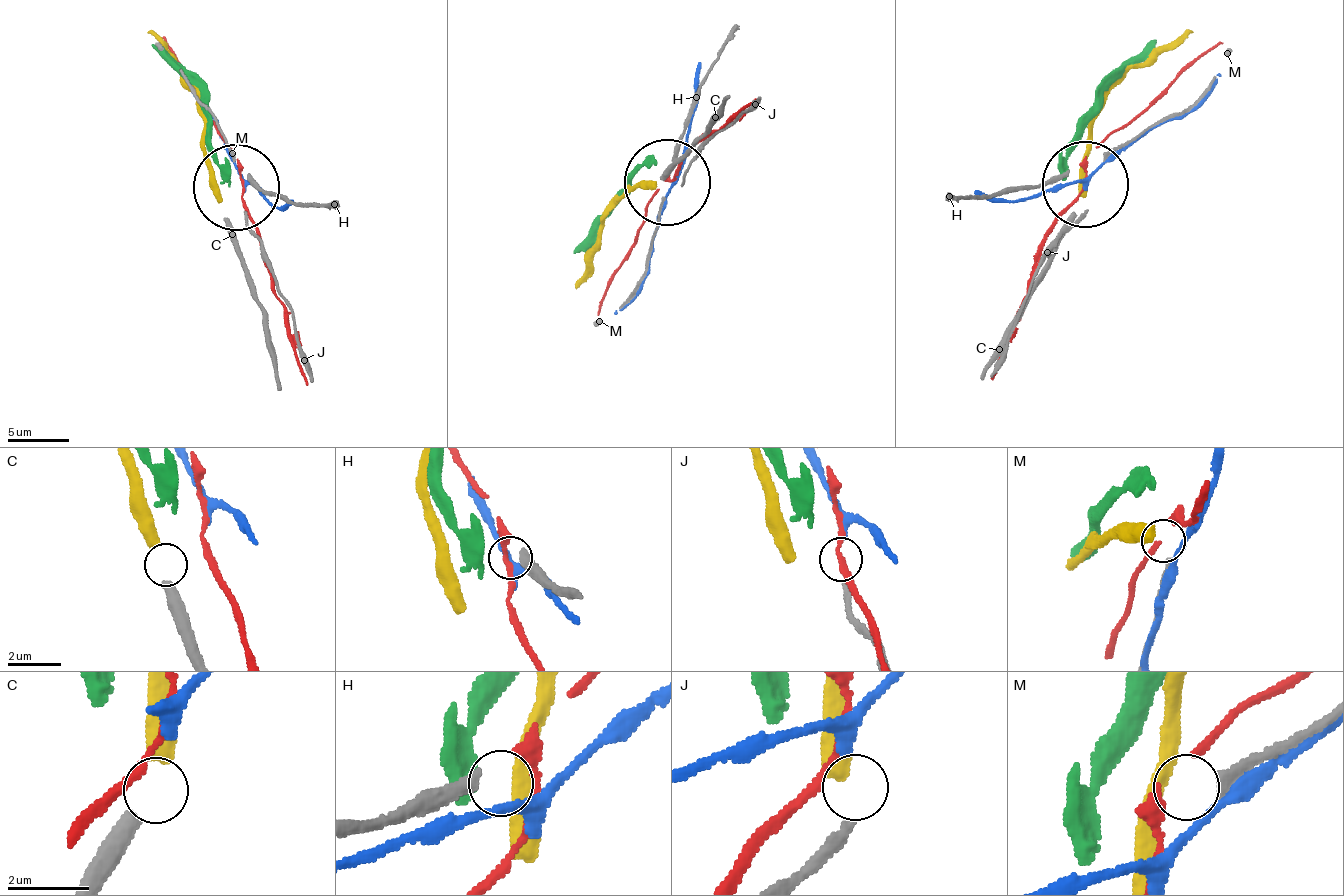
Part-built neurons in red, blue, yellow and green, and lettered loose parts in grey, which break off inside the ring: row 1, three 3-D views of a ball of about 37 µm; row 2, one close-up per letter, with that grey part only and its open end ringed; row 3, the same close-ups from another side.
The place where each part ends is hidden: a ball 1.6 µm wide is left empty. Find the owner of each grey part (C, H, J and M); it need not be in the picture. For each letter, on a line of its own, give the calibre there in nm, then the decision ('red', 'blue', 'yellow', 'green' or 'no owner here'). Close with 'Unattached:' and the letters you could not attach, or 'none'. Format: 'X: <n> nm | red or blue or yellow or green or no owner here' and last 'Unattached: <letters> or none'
C: 400 nm | yellow
H: 380 nm | red
J: 200 nm | blue
M: 260 nm | no owner here
Unattached: M

